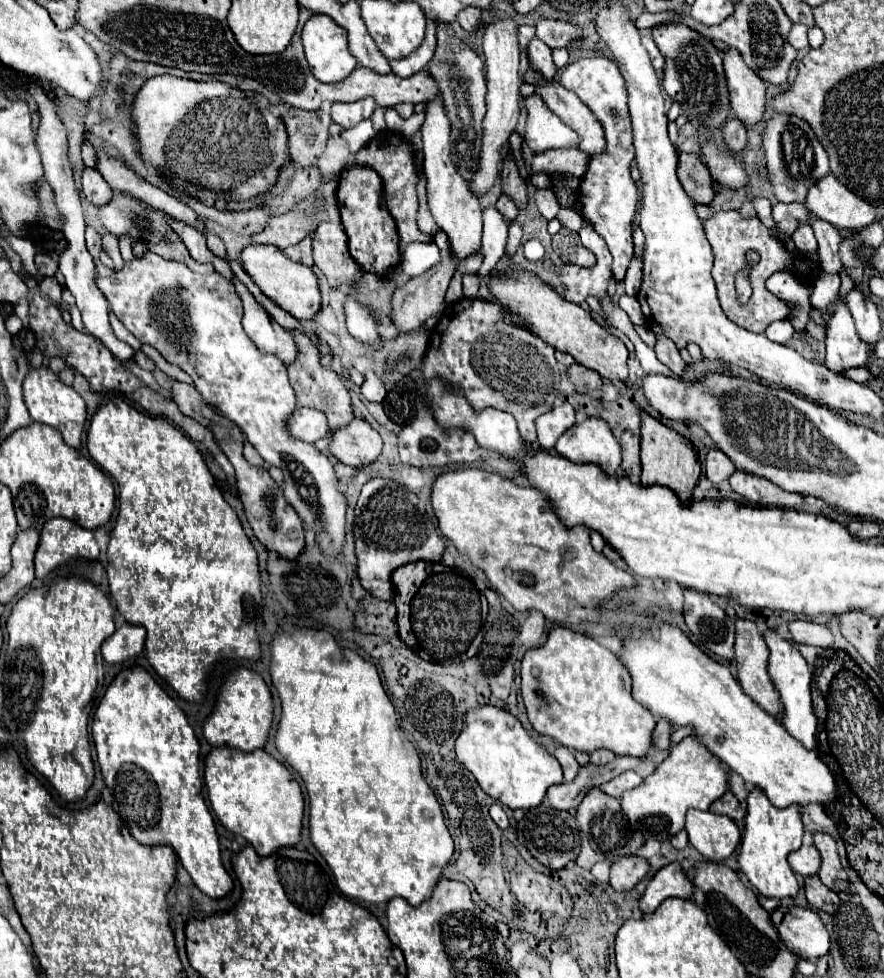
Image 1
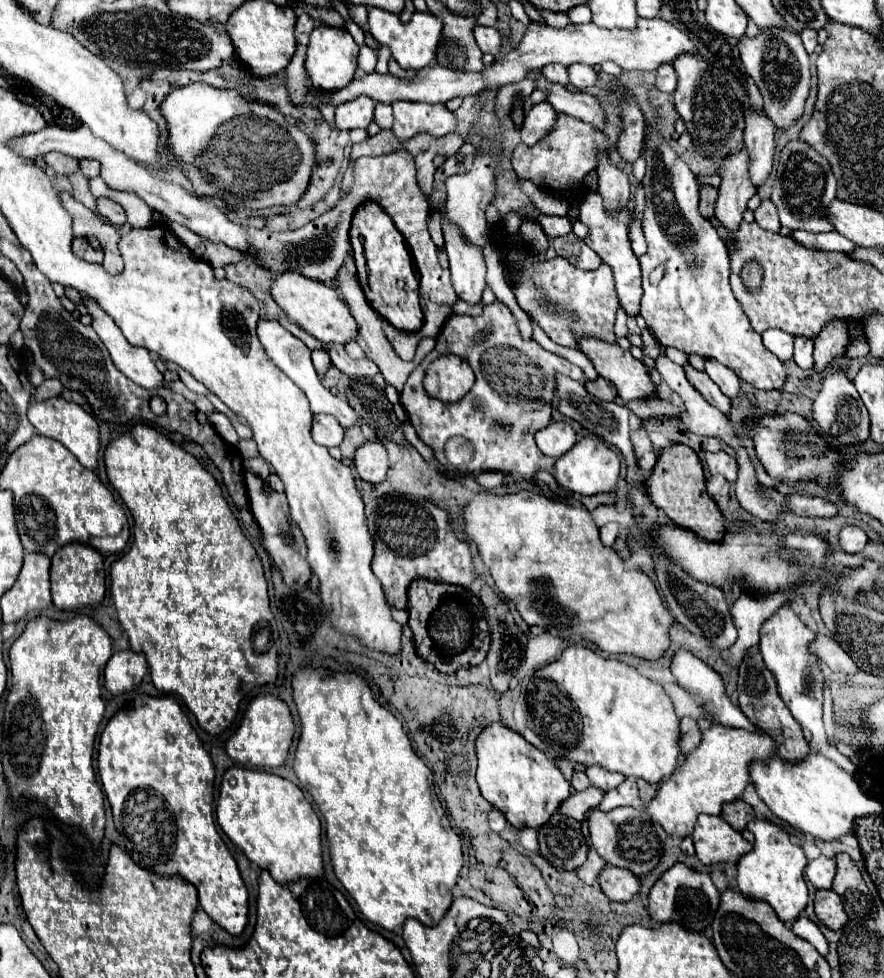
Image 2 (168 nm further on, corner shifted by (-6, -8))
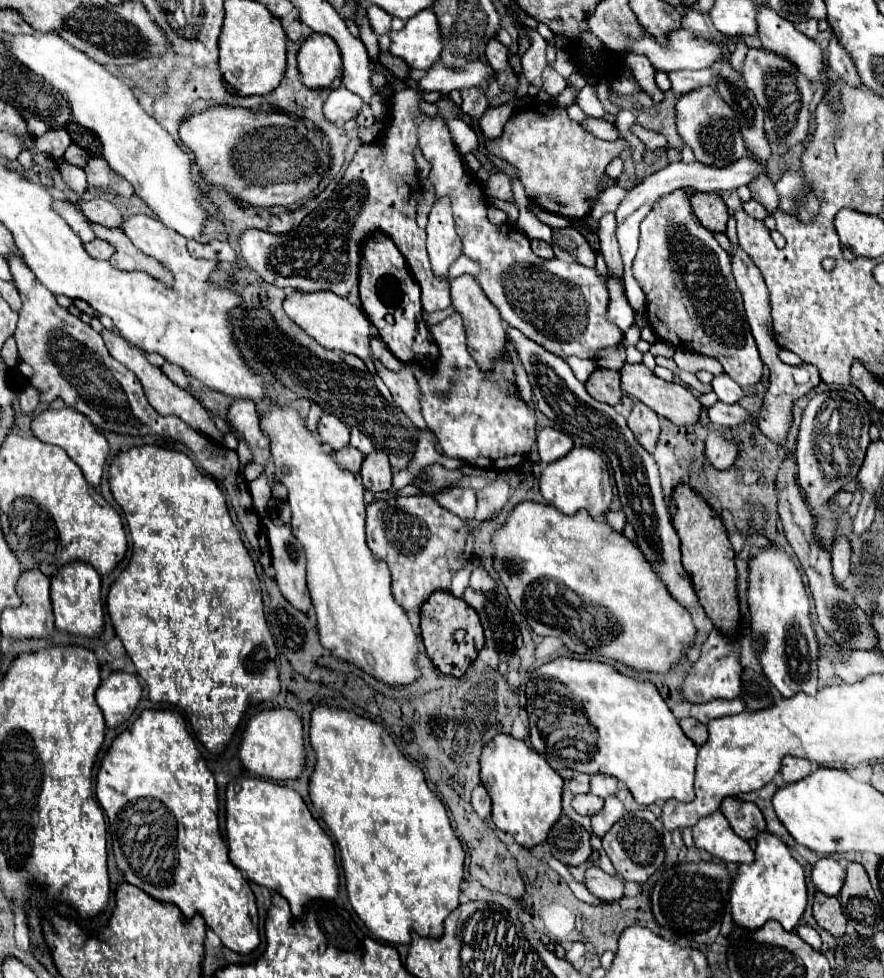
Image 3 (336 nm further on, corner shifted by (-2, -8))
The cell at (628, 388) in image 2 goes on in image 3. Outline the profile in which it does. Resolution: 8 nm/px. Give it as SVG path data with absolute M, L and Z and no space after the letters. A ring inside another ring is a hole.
M642 363L636 365L624 365L622 371L622 389L630 395L636 397L638 401L642 401L644 405L648 405L652 411L656 411L660 417L666 417L668 421L672 421L674 425L698 425L700 423L700 413L702 413L702 403L698 401L698 397L692 395L690 389L686 389L684 385L678 383L668 383L658 379L652 369L648 369Z

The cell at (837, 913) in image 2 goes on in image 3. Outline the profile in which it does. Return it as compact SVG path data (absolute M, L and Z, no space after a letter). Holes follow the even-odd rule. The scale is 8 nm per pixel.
M824 893L814 895L814 917L820 927L824 927L830 935L842 937L846 933L846 917L842 913L840 901L836 897L828 897Z

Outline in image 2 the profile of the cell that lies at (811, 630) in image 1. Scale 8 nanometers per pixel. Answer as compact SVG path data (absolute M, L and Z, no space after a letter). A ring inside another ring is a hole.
M818 633L816 639L810 645L810 653L818 657L818 661L826 663L832 671L840 673L854 673L858 667L854 659L840 647L838 641L832 641L832 637Z

